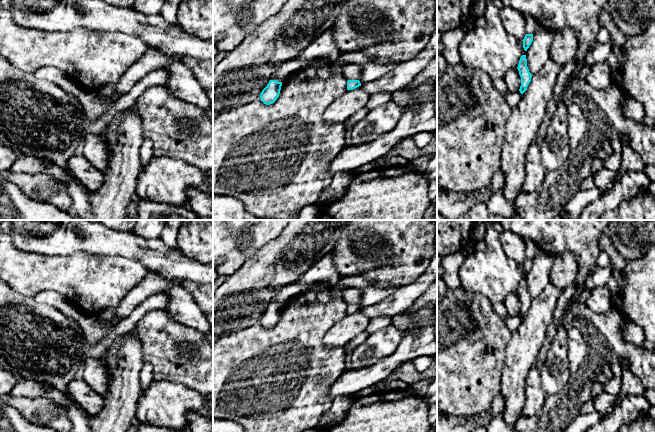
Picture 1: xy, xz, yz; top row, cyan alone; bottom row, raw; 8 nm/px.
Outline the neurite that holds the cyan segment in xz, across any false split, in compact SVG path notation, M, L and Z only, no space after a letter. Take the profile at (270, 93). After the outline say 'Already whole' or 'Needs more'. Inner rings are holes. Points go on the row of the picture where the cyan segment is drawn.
M298 59L286 61L282 63L274 72L272 79L260 94L261 101L270 105L274 103L279 97L282 82L290 75L297 73L305 68L309 63Z. Needs more

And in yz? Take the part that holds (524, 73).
M526 55L521 56L517 69L521 77L521 86L520 86L519 91L521 94L523 94L526 91L529 83L531 82L531 78L532 78L532 75L529 72L529 69L527 67Z. Already whole

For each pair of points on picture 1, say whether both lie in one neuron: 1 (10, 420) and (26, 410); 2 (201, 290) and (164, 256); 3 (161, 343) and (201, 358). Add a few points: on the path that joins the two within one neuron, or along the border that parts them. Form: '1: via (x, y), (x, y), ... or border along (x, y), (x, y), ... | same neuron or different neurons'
1: border along (10, 405), (29, 421) | different neurons
2: border along (182, 280), (191, 280), (202, 284) | different neurons
3: via (171, 348), (177, 353), (191, 358) | same neuron

